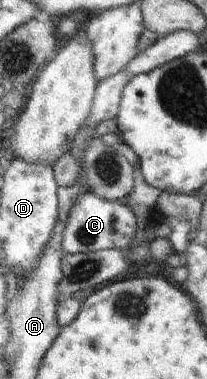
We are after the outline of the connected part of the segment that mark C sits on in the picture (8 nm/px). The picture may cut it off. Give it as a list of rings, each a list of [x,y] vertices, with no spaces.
[[[87,191],[74,203],[63,231],[62,249],[65,254],[92,253],[101,249],[130,249],[137,221],[124,203],[106,201]]]

